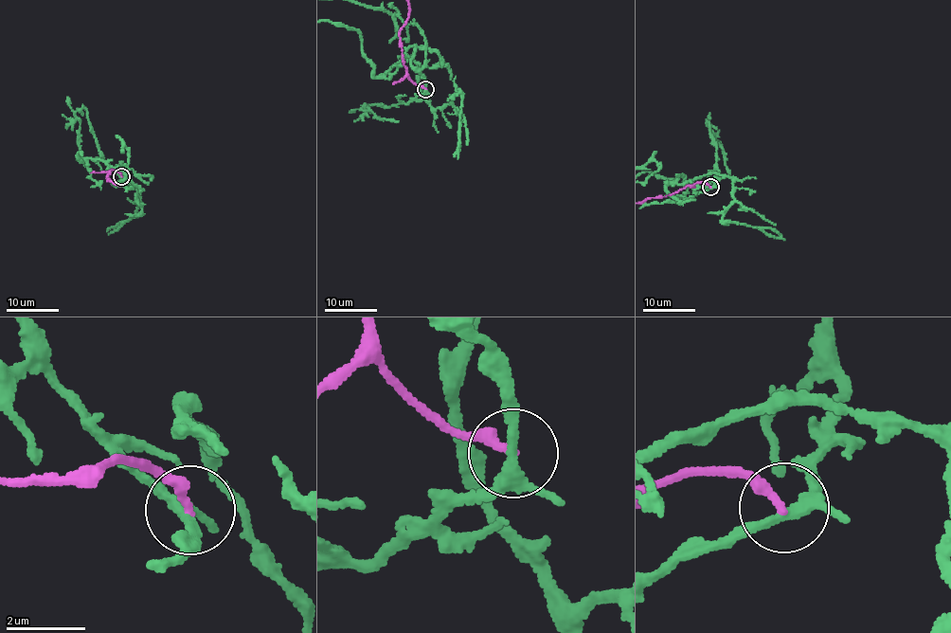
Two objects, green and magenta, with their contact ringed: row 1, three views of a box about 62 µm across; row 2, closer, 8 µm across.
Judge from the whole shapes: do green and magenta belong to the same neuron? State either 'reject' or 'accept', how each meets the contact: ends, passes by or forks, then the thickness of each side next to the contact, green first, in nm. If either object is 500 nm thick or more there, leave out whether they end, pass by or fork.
reject; green forks there; magenta ends there; 240 nm thick on the green side, 240 nm on the other

